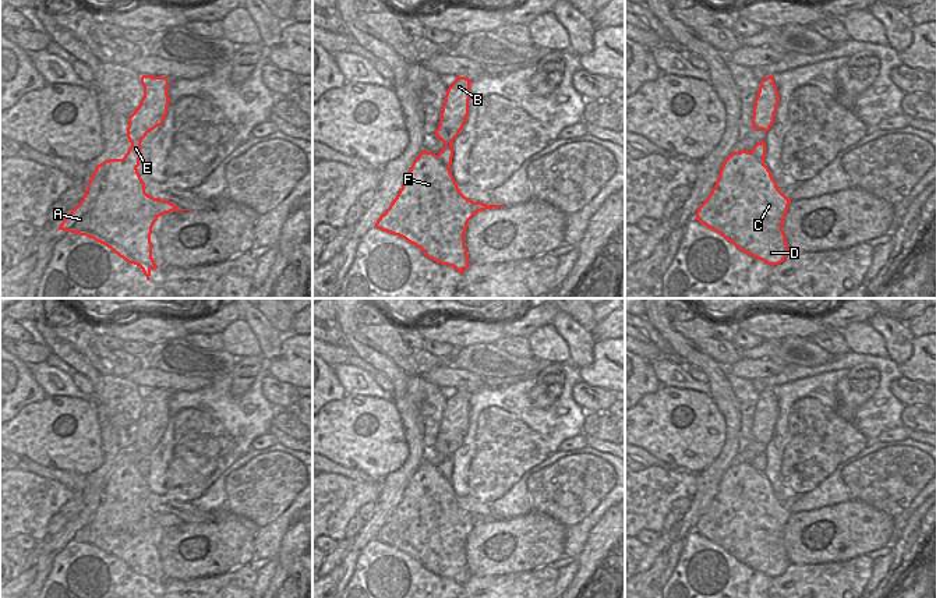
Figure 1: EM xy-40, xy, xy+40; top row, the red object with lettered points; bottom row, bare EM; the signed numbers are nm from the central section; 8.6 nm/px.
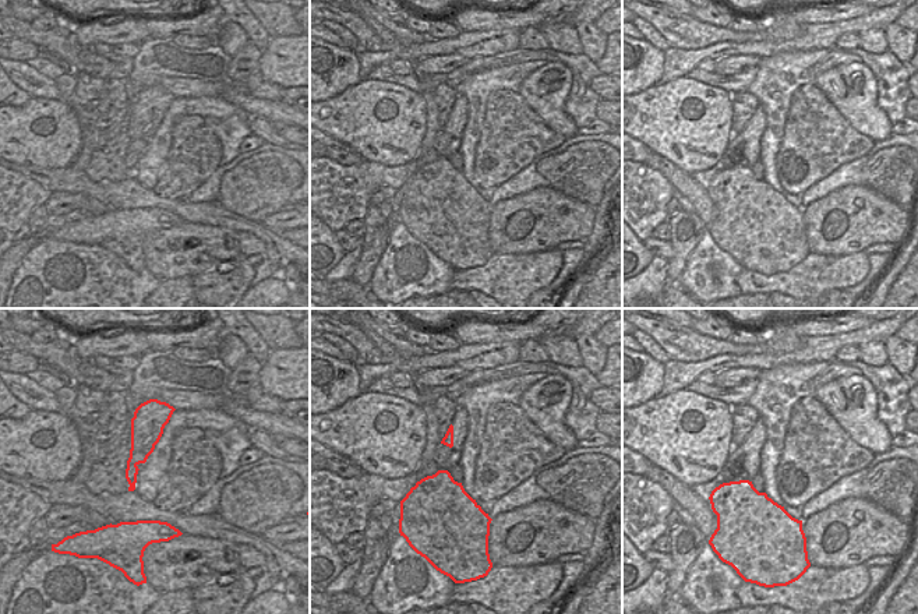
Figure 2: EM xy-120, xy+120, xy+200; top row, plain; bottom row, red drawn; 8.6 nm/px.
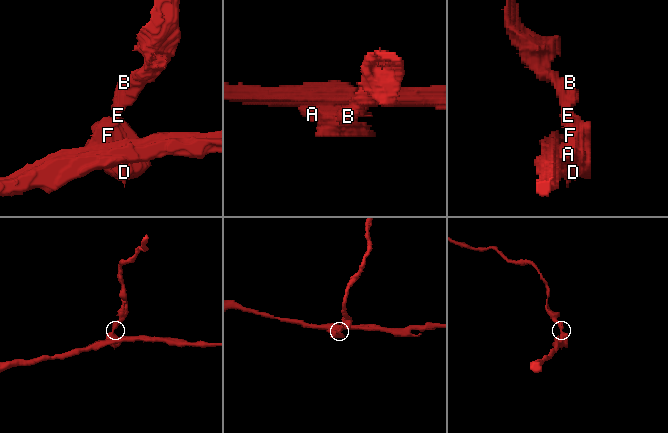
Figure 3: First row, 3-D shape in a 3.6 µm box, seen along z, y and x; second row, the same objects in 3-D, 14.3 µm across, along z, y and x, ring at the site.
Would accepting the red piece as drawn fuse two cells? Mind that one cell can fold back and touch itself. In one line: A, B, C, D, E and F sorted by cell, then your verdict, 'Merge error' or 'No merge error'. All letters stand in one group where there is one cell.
Groups: A C D F / B E. Merge error

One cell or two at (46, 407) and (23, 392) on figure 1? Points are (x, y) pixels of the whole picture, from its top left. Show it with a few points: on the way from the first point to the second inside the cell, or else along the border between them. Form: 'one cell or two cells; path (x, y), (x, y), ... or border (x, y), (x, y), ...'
two cells; border (31, 393), (14, 406)

